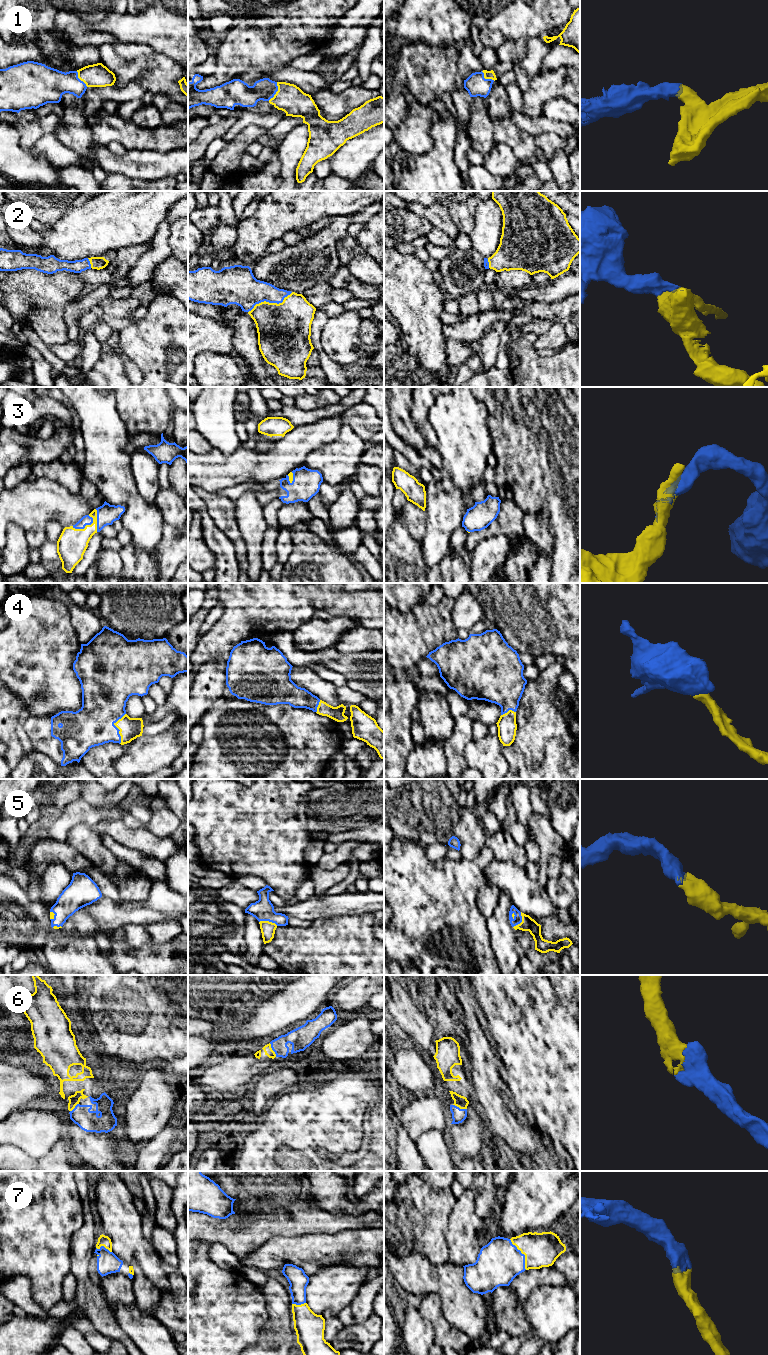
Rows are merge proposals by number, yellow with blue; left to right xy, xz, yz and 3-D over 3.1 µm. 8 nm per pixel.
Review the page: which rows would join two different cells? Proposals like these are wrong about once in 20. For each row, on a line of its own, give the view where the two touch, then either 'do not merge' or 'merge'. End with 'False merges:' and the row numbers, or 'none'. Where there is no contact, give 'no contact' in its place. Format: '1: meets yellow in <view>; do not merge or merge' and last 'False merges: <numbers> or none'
1: meets yellow in xz; merge
2: meets yellow in xz; merge
3: meets yellow in xy; merge
4: meets yellow in xy; merge
5: meets yellow in xz; merge
6: meets yellow in xz; merge
7: meets yellow in yz; merge
False merges: none

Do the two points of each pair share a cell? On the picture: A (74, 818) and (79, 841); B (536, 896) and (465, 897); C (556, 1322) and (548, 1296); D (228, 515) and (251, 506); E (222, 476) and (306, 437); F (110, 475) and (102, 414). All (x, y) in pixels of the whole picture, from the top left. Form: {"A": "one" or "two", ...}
{"A": "two", "B": "two", "C": "one", "D": "two", "E": "one", "F": "one"}

